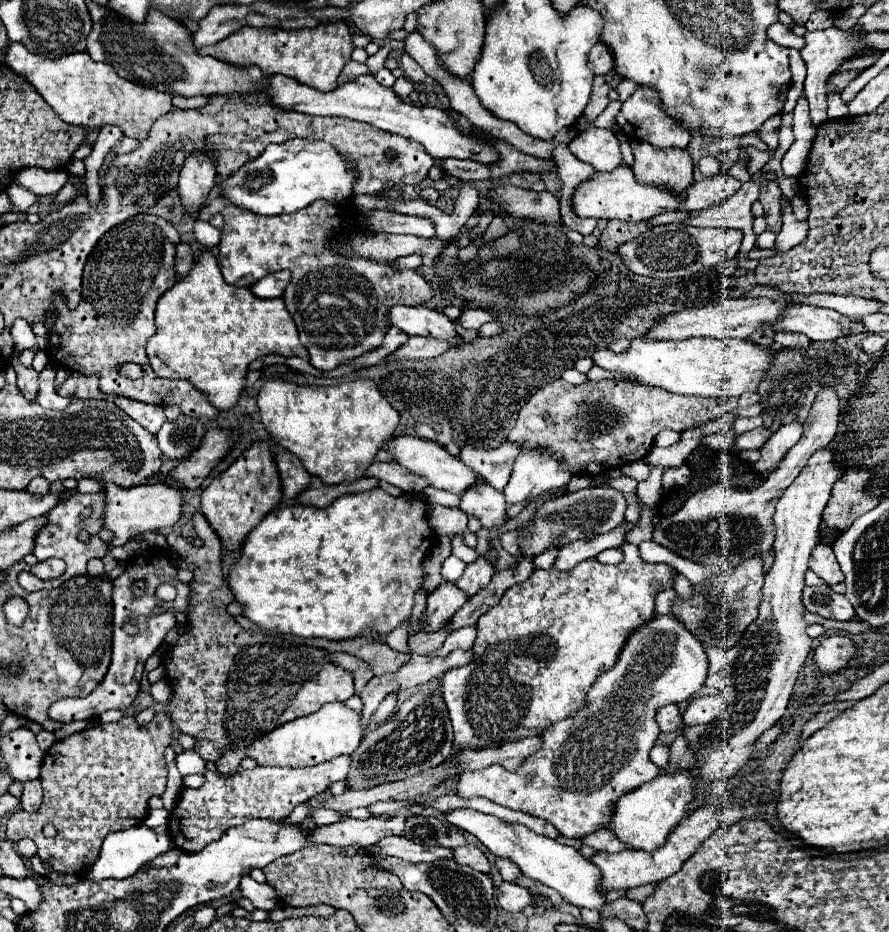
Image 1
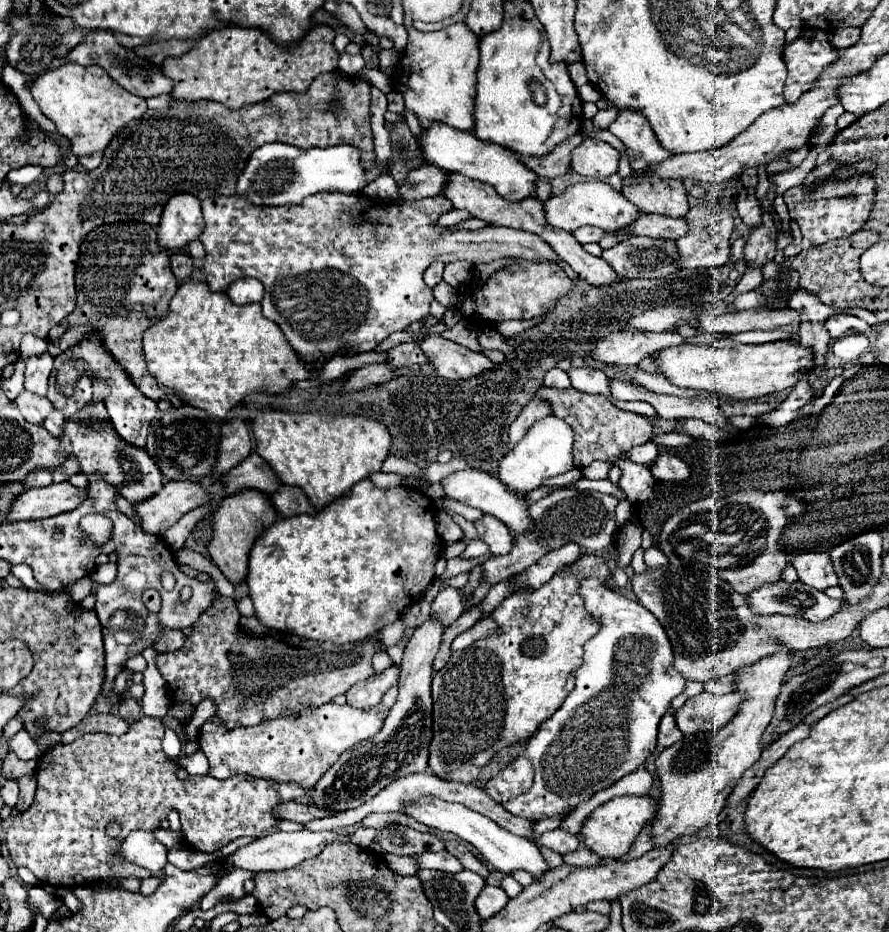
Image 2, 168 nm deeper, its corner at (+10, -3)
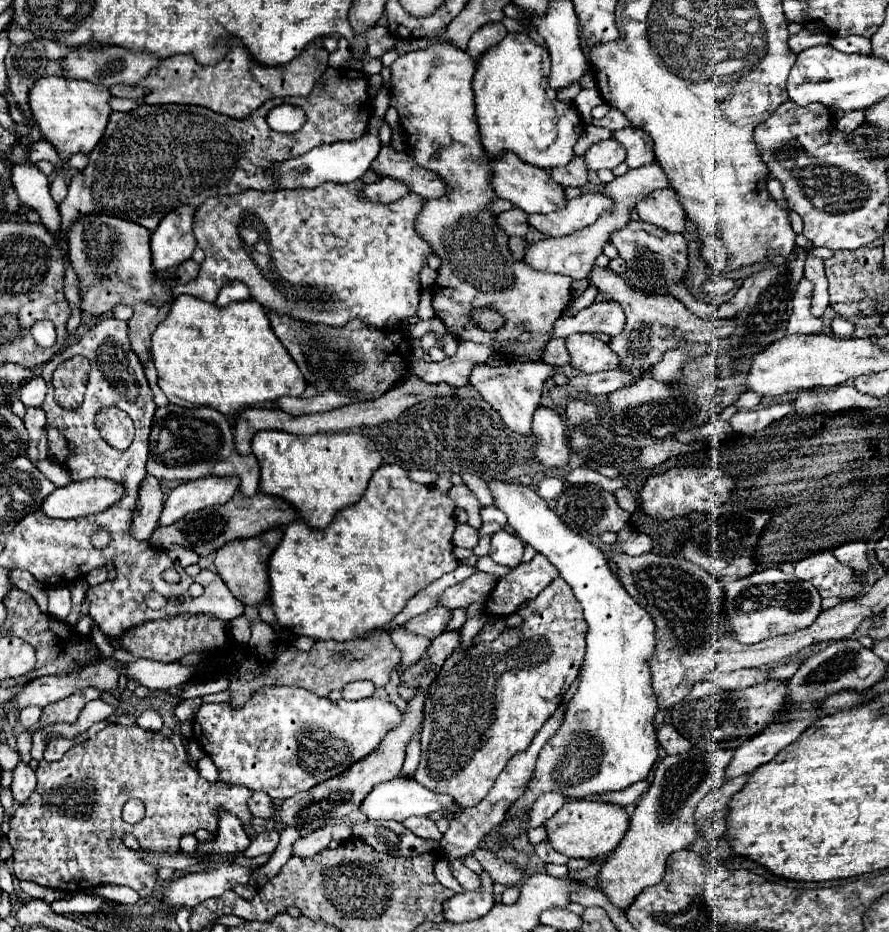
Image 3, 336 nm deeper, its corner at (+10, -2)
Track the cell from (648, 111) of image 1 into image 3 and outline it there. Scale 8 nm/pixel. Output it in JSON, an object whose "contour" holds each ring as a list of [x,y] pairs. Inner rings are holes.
{"contour":[[[631,126],[625,130],[617,130],[613,134],[613,138],[617,138],[625,146],[625,150],[627,150],[625,164],[629,168],[641,168],[641,166],[649,166],[655,162],[653,142],[643,130]]]}

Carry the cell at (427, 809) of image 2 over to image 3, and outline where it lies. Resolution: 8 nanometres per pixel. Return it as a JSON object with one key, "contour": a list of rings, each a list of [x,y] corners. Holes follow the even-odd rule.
{"contour":[[[393,778],[389,782],[383,782],[383,784],[377,784],[373,788],[373,792],[369,792],[365,796],[365,802],[361,802],[361,812],[371,818],[371,820],[397,820],[397,822],[403,822],[405,818],[409,816],[427,816],[439,808],[453,808],[453,800],[449,796],[443,796],[443,794],[435,794],[431,790],[427,790],[425,786],[421,786],[419,782],[415,782],[413,778]]]}

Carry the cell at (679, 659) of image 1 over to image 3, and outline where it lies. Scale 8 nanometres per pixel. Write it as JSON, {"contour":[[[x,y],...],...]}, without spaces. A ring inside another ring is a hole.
{"contour":[[[489,482],[489,488],[493,492],[493,504],[507,514],[509,526],[517,536],[559,568],[561,578],[573,588],[575,598],[583,606],[589,624],[579,688],[569,702],[565,722],[543,746],[535,766],[533,786],[509,810],[513,814],[529,810],[539,794],[551,790],[567,798],[625,790],[645,780],[657,760],[657,738],[653,730],[657,702],[647,664],[655,650],[653,620],[629,598],[613,576],[603,552],[567,528],[533,488],[505,482]]]}

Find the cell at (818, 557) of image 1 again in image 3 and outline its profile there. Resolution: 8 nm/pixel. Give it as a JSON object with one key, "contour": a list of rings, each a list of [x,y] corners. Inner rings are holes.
{"contour":[[[829,550],[799,560],[795,564],[795,576],[811,582],[821,598],[837,596],[845,602],[853,596],[857,598],[865,586],[865,576],[855,574],[855,570],[849,570],[849,566],[837,562]]]}

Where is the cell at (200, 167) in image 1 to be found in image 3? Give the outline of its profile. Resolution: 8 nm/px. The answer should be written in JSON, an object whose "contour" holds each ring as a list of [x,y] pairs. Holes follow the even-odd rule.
{"contour":[[[181,206],[167,214],[157,226],[157,230],[151,234],[151,254],[155,272],[179,266],[181,262],[191,258],[197,246],[191,228],[193,216],[195,210],[191,206]]]}

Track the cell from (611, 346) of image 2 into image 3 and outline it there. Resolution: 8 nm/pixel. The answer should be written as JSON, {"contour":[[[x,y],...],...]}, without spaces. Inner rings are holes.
{"contour":[[[571,334],[567,336],[567,352],[569,366],[579,372],[603,372],[615,370],[619,366],[619,358],[609,350],[605,342],[595,338],[593,334]]]}

